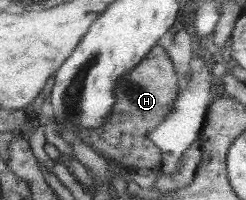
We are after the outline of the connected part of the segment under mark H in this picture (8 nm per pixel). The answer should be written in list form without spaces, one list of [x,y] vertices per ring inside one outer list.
[[[155,44],[133,70],[117,80],[113,88],[114,103],[103,124],[98,129],[81,130],[80,139],[101,157],[116,160],[125,169],[157,170],[161,162],[161,149],[149,135],[169,114],[179,89],[171,58],[162,46]]]

